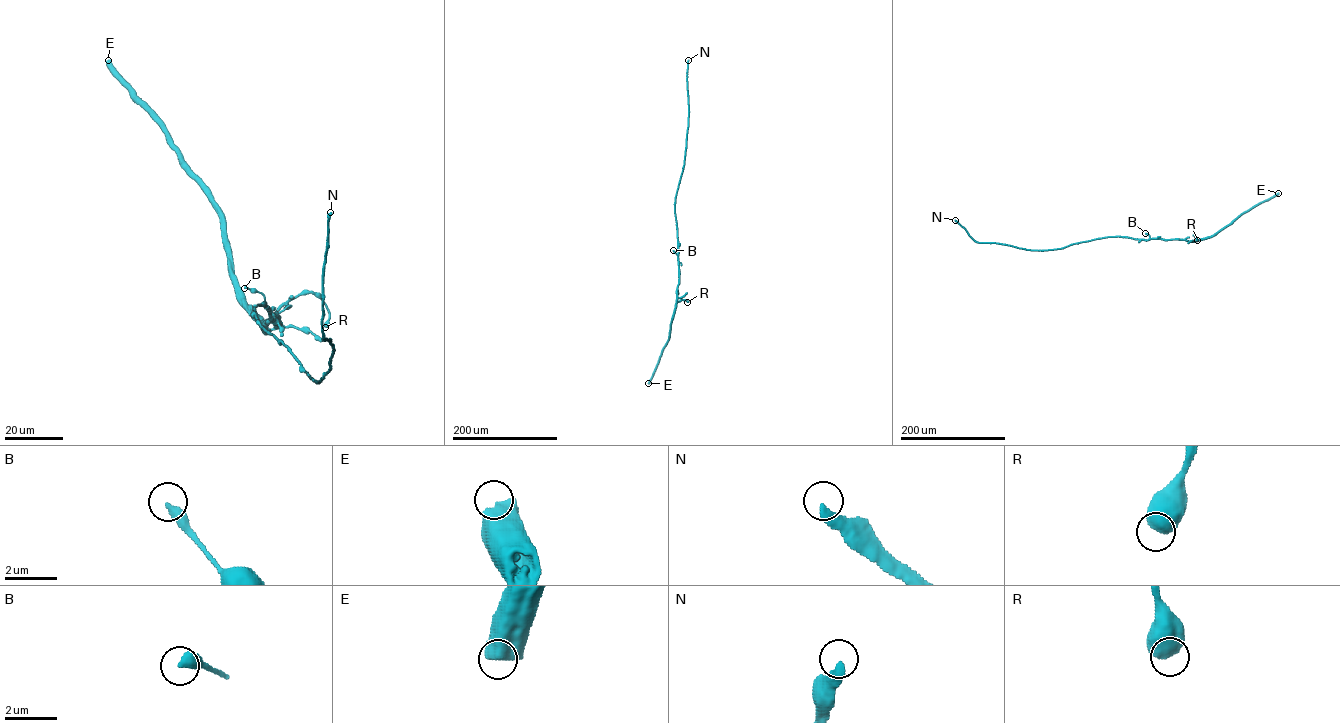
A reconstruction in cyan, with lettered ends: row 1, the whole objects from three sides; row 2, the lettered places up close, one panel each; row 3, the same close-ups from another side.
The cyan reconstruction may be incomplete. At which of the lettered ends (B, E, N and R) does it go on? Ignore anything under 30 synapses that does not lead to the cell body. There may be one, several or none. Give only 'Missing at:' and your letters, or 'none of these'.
Missing at: N

